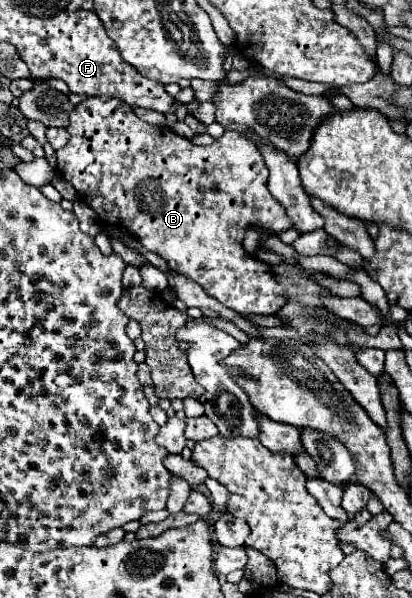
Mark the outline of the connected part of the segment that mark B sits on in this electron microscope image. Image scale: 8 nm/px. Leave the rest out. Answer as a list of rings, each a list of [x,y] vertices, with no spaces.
[[[86,97],[82,103],[78,103],[74,107],[74,111],[70,113],[70,125],[66,127],[70,133],[70,141],[68,145],[58,151],[58,173],[84,197],[84,201],[96,211],[96,215],[104,221],[104,223],[112,223],[112,225],[124,225],[132,235],[136,235],[140,239],[140,243],[152,251],[158,253],[172,271],[176,273],[184,273],[186,277],[190,277],[192,281],[196,281],[210,297],[216,297],[216,301],[220,301],[224,307],[234,309],[236,313],[254,313],[254,315],[270,315],[276,309],[280,309],[284,305],[284,297],[282,297],[282,287],[276,283],[274,279],[274,271],[270,269],[270,265],[254,259],[252,255],[248,255],[242,247],[242,239],[246,235],[246,231],[250,227],[262,227],[266,231],[286,231],[292,227],[292,221],[288,221],[288,213],[284,213],[284,207],[272,197],[272,193],[268,193],[268,169],[264,165],[264,159],[260,157],[260,151],[256,149],[256,145],[246,139],[242,133],[238,131],[226,131],[220,139],[216,139],[212,145],[206,147],[198,147],[194,145],[190,139],[176,135],[172,129],[168,127],[156,127],[150,123],[144,123],[142,119],[138,119],[132,111],[130,105],[124,105],[124,101],[116,101],[114,97]]]

